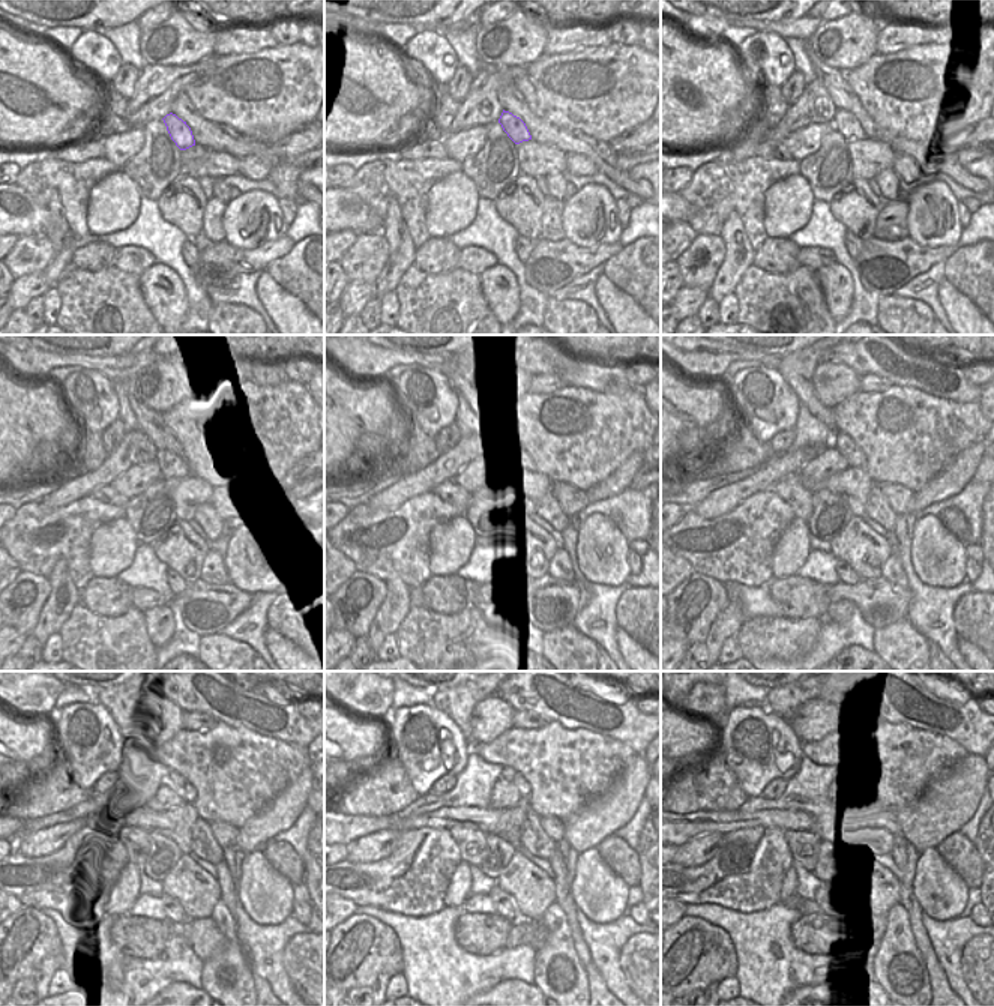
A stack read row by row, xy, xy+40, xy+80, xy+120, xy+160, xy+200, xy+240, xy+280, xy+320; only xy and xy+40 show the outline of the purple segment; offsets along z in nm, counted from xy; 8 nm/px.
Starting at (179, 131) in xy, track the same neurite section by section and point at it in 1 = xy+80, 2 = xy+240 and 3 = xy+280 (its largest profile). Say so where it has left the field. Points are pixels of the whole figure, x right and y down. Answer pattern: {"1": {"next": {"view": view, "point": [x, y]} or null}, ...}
{"1": {"next": {"view": "xy+80", "point": [847, 123]}}, "2": {"next": {"view": "xy+240", "point": [176, 781]}}, "3": {"next": {"view": "xy+280", "point": [508, 774]}}}

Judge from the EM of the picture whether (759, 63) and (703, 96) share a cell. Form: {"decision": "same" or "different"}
{"decision": "different"}

